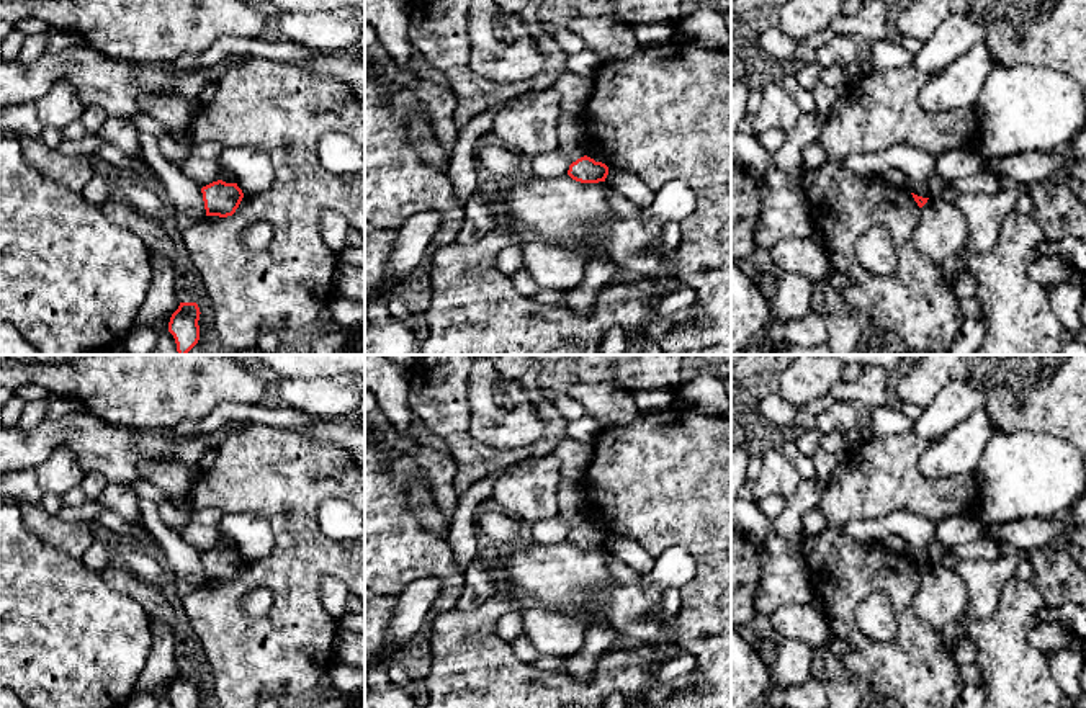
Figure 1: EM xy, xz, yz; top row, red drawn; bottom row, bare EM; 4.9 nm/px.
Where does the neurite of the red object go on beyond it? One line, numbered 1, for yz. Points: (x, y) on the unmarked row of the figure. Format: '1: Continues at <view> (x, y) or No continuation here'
1: No continuation here

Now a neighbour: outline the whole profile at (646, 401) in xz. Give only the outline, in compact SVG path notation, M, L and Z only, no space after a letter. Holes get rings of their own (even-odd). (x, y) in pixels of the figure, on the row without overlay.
M674 389L630 391L628 397L636 404L639 415L674 409L679 406Z

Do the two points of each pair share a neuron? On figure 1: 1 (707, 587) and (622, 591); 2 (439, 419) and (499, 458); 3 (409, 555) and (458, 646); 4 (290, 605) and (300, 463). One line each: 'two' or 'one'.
1: two
2: one
3: two
4: one

